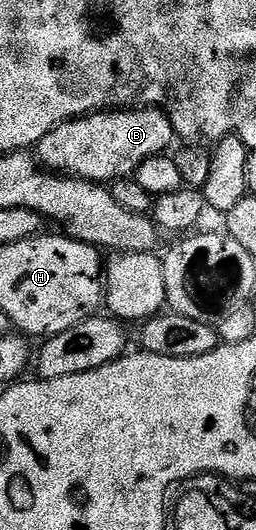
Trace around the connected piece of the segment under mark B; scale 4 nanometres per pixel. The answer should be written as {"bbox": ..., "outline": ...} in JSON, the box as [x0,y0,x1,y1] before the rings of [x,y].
{"bbox":[35,107,175,183],"outline":[[[121,107],[116,111],[94,111],[71,121],[64,121],[55,127],[35,147],[35,157],[46,170],[58,175],[76,177],[82,181],[110,183],[121,181],[124,177],[132,178],[137,168],[147,159],[162,156],[169,144],[175,141],[173,124],[164,111],[156,107]]]}

